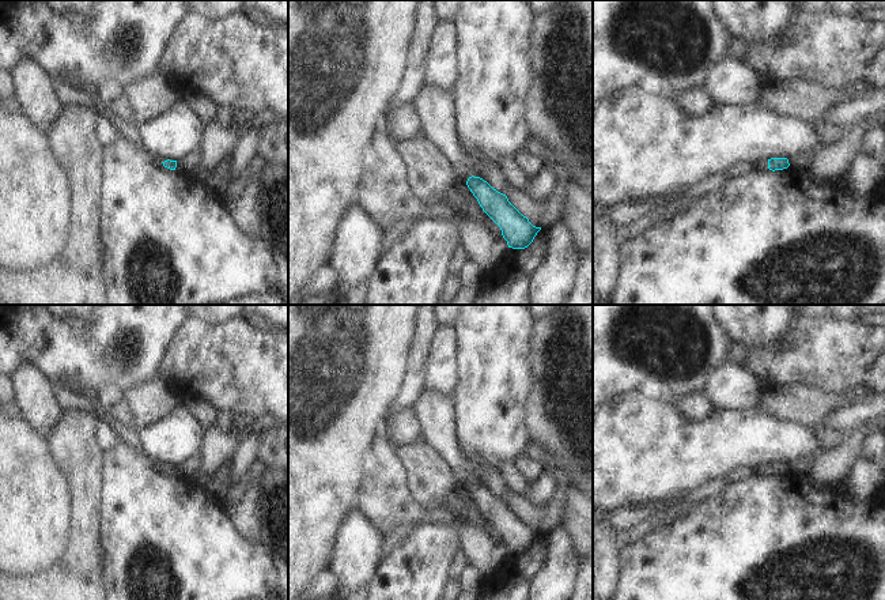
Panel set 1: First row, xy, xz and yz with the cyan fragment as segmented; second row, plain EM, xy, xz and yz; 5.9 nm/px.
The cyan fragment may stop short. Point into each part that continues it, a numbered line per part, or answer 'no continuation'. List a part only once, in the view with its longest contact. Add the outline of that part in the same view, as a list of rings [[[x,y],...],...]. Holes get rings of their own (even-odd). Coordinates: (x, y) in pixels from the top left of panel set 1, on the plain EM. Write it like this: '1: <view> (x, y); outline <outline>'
1: yz (759, 468); outline [[[757,463],[757,464],[750,464],[750,467],[752,471],[756,473],[768,473],[768,464]]]

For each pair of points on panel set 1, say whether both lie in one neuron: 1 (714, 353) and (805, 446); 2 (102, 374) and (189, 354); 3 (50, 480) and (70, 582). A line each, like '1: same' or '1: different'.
1: different
2: different
3: different

